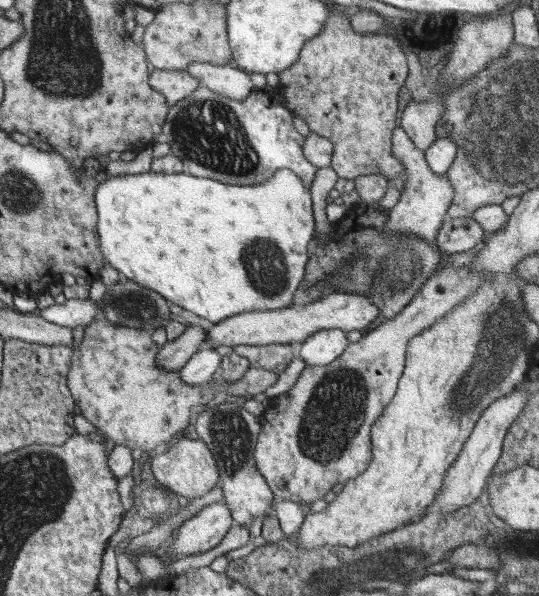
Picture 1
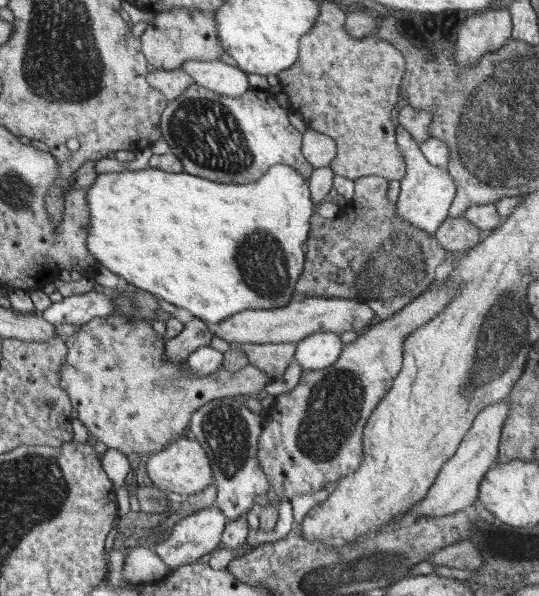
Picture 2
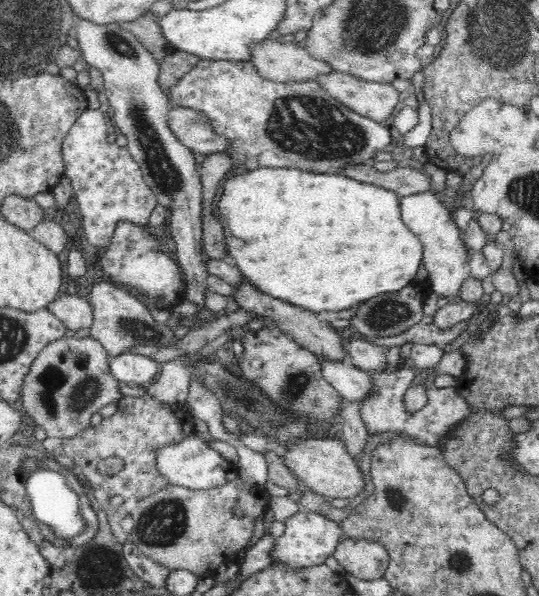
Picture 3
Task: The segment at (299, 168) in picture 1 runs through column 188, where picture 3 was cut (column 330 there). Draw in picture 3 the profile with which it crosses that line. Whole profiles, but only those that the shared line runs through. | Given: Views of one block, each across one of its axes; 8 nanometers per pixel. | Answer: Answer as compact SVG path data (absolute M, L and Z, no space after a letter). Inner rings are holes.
M202 59L169 89L169 99L173 106L197 110L209 118L214 132L229 140L229 149L224 153L233 160L234 166L243 167L245 170L260 167L296 168L314 173L339 174L340 168L352 164L372 164L376 152L394 149L397 144L397 134L392 128L382 126L381 123L344 106L342 102L328 95L326 89L316 80L268 80L260 76L256 67L246 60Z

